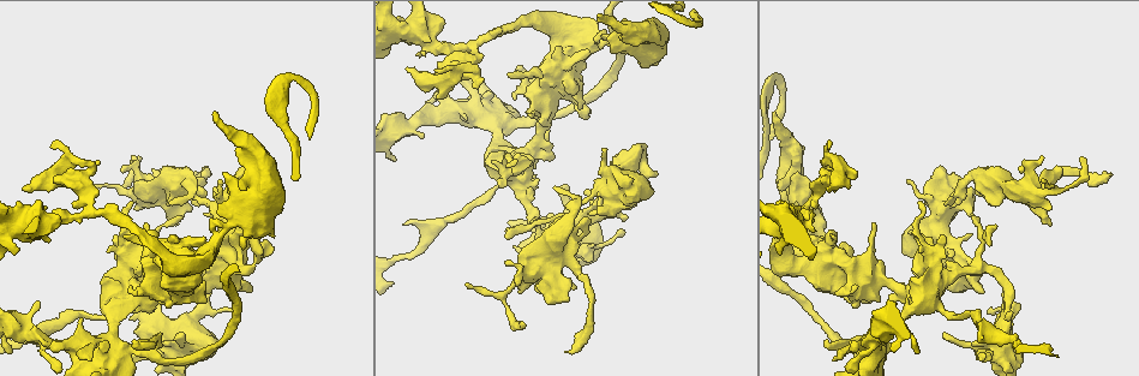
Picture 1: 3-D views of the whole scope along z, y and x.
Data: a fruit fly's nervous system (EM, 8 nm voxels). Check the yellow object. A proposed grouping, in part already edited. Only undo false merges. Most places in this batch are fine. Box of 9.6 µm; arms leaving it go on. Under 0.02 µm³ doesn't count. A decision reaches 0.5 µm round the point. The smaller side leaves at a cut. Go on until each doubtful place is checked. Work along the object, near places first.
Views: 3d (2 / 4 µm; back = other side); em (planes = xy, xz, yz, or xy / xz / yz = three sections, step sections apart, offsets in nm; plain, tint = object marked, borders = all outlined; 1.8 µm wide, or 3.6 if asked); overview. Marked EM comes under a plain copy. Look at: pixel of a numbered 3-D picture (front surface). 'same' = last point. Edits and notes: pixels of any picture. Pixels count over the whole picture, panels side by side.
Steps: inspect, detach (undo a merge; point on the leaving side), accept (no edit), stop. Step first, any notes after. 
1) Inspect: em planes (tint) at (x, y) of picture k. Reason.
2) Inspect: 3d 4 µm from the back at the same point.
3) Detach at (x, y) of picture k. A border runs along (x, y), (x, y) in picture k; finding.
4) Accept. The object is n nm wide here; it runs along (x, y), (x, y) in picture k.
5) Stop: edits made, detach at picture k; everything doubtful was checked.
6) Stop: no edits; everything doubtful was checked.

Inspect: 3d 4 µm from the back at (71, 180) of picture 1.

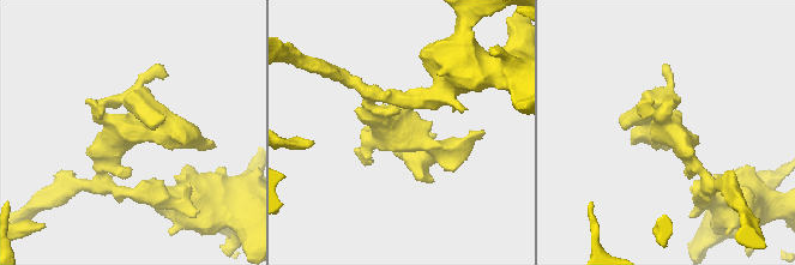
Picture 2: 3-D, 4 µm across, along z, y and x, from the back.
Inspect: em xy step 4 (borders) at (667, 128) of picture 2.

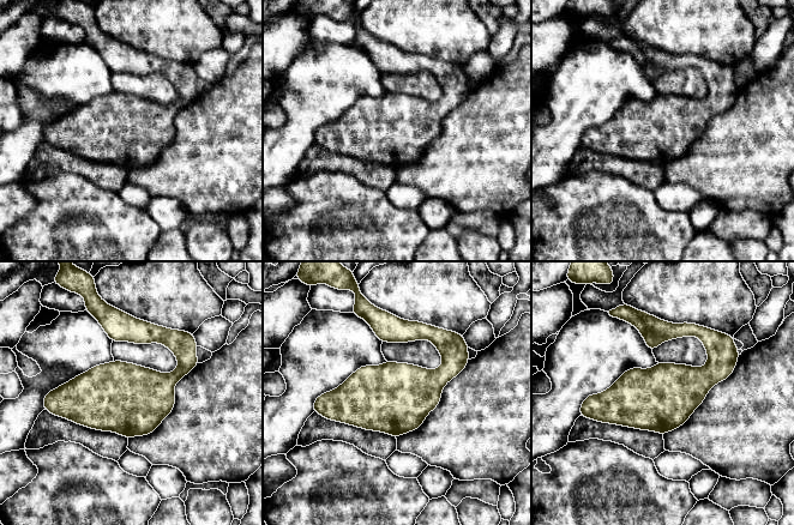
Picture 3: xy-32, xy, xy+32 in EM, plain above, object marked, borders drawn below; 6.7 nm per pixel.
Accept. Continuous, no second neuron.

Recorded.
Inspect: em planes (tint) at (439, 47) of picture 1. Sudden change in width.

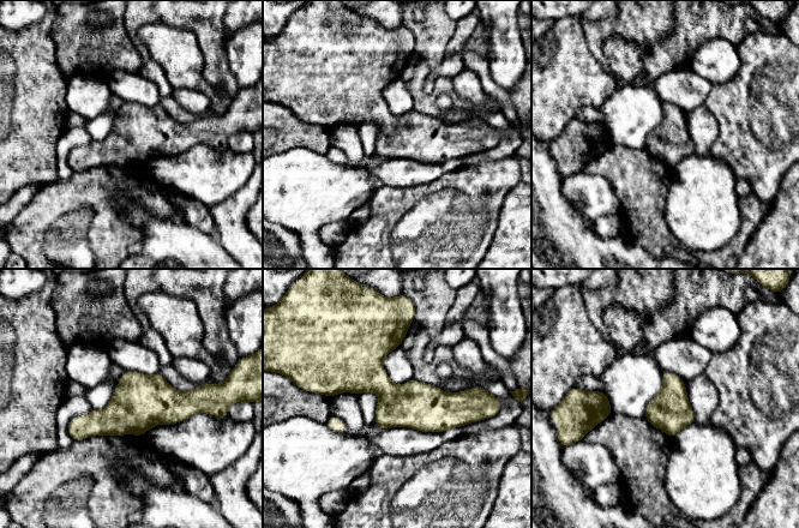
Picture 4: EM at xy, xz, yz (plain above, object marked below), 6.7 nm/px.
Accept. All the same neuron.

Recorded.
Inspect: 3d 2 µm at (48, 347) of picture 1. Sharp bend.

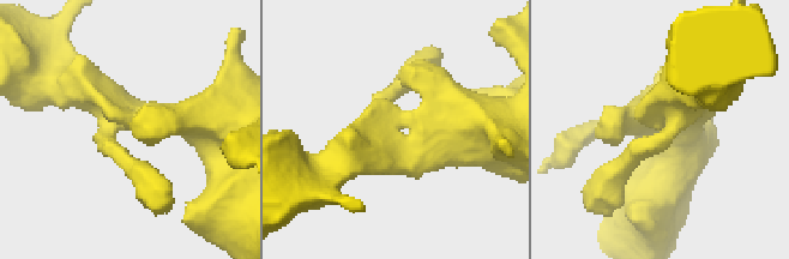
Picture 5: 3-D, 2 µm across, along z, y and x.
Inspect: em planes (tint) at (132, 117) of picture 5.

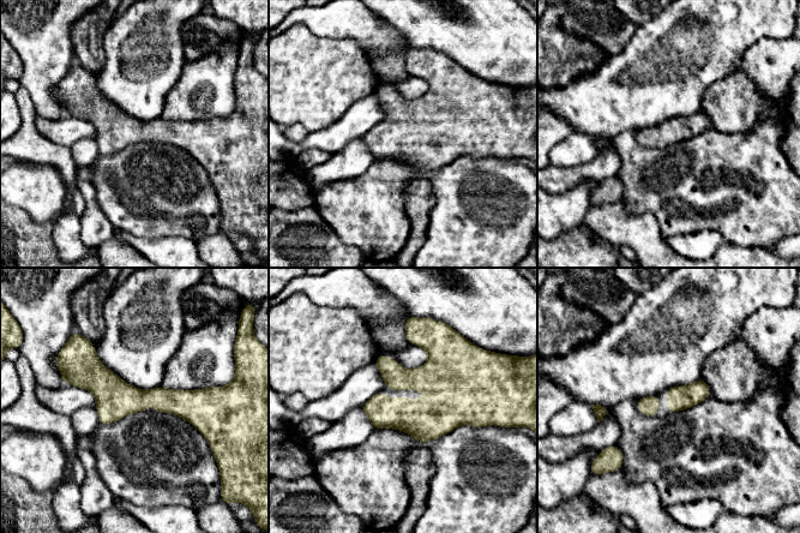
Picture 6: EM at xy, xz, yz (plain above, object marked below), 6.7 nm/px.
Accept. It runs along (67, 377), (96, 377), (119, 399), (206, 396) in picture 6; one neuron here.

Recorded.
Stop: no edits; everything doubtful was checked.

